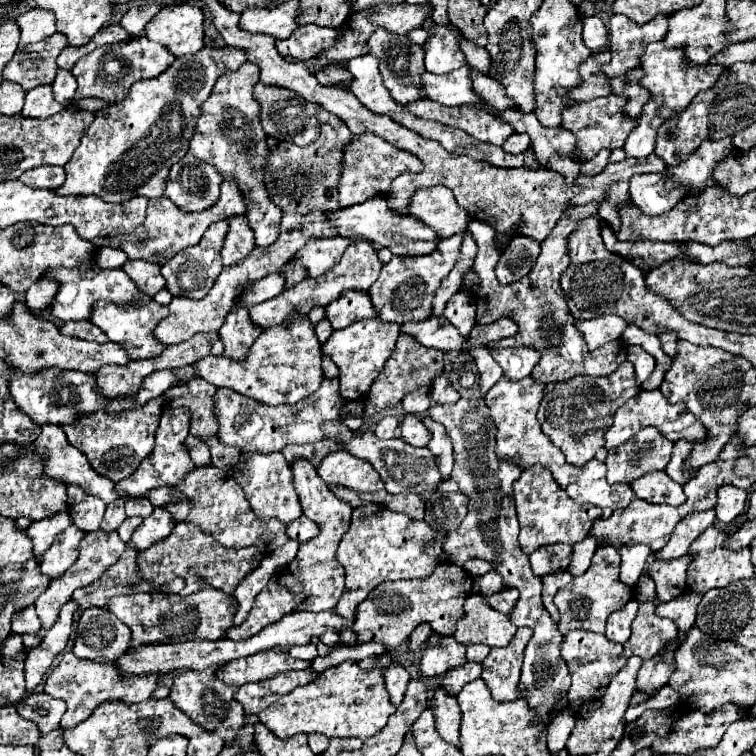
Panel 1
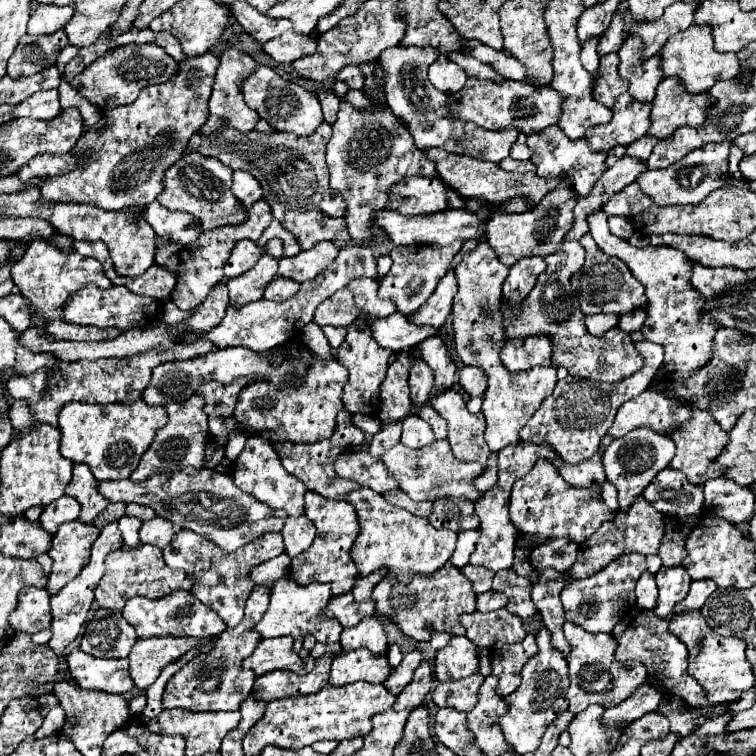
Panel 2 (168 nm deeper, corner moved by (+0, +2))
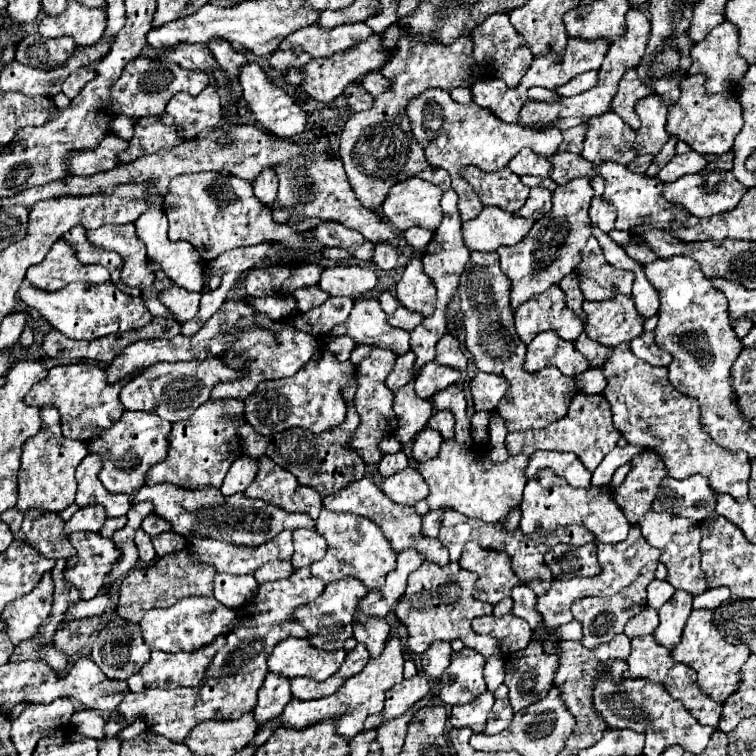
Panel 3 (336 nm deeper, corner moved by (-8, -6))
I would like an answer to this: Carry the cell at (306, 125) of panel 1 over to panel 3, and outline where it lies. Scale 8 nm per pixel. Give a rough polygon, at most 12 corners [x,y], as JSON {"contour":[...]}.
{"contour":[[258,64],[240,86],[256,122],[280,138],[306,130],[308,112]]}

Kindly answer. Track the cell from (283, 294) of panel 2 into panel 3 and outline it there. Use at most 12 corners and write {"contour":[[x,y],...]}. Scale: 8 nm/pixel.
{"contour":[[300,288],[294,296],[300,312],[328,300],[324,290]]}

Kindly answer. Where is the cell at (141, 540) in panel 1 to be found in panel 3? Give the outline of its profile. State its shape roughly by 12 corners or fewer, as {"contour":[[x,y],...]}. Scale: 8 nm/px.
{"contour":[[174,532],[156,536],[154,550],[158,556],[178,552],[186,540]]}

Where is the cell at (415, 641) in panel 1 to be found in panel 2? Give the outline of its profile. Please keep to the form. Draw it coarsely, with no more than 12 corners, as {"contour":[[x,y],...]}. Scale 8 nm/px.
{"contour":[[420,650],[408,652],[384,682],[390,694],[400,694],[412,682],[422,660]]}

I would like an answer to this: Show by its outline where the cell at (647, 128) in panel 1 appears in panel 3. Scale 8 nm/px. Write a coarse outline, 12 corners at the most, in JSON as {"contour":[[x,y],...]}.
{"contour":[[704,76],[680,80],[666,132],[696,152],[732,150],[736,94],[706,96]]}

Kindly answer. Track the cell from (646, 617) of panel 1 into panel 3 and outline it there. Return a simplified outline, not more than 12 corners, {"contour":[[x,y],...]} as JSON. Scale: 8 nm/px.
{"contour":[[654,636],[632,640],[626,678],[648,678],[718,728],[720,702],[708,702],[688,664]]}

